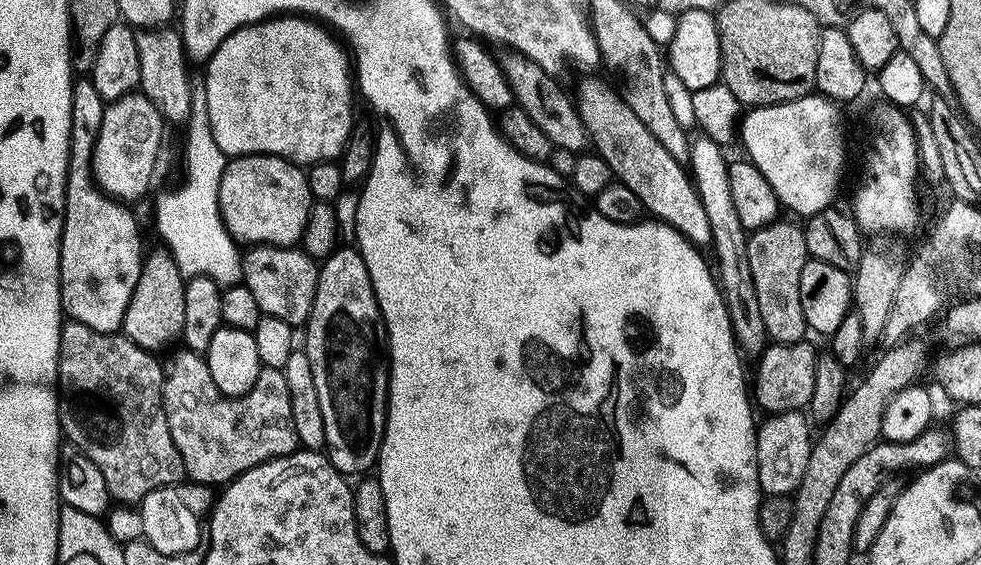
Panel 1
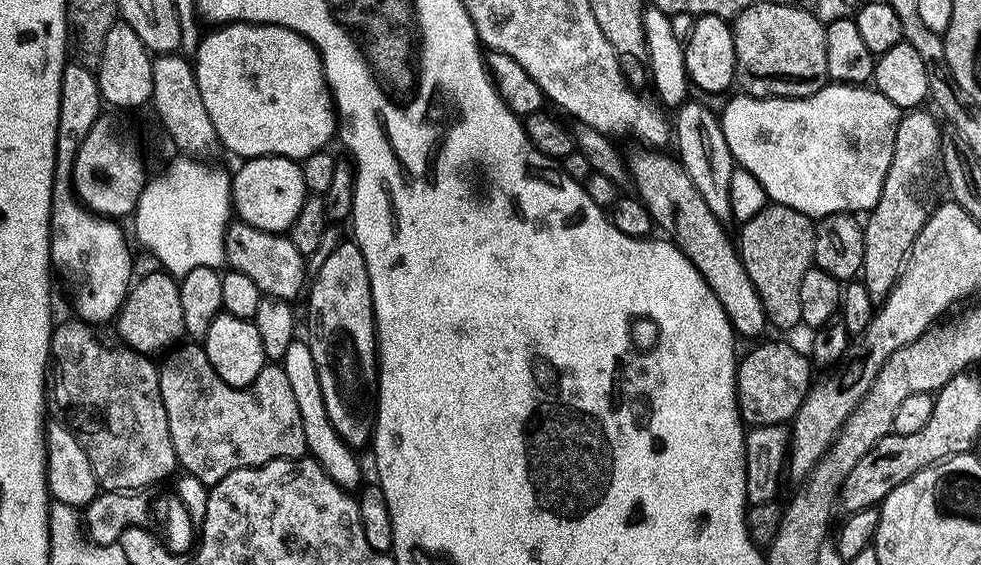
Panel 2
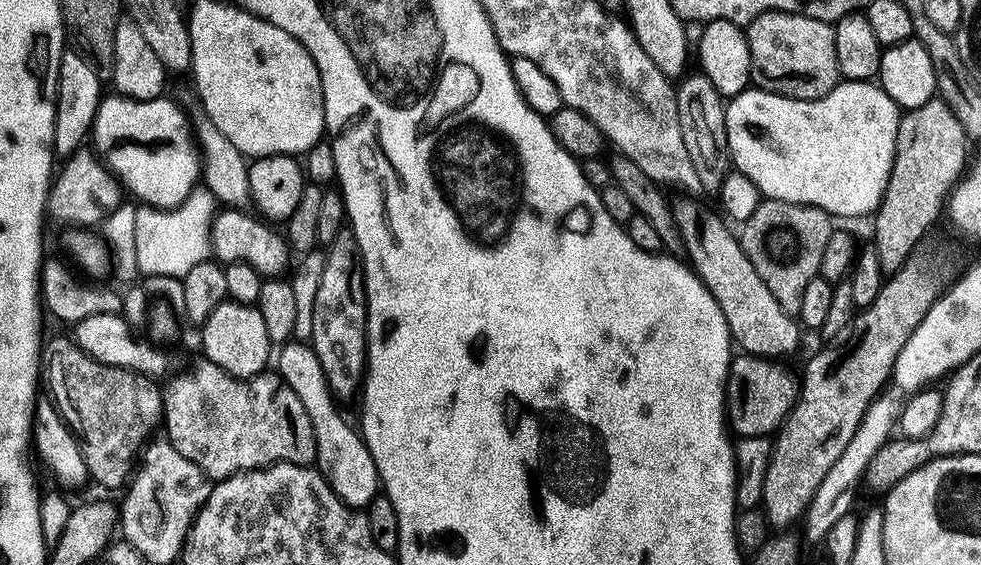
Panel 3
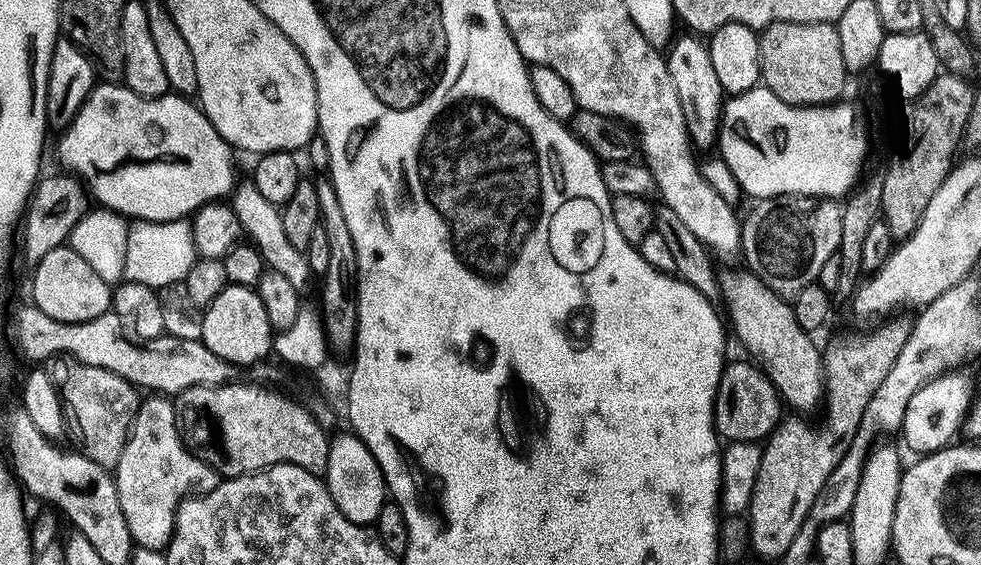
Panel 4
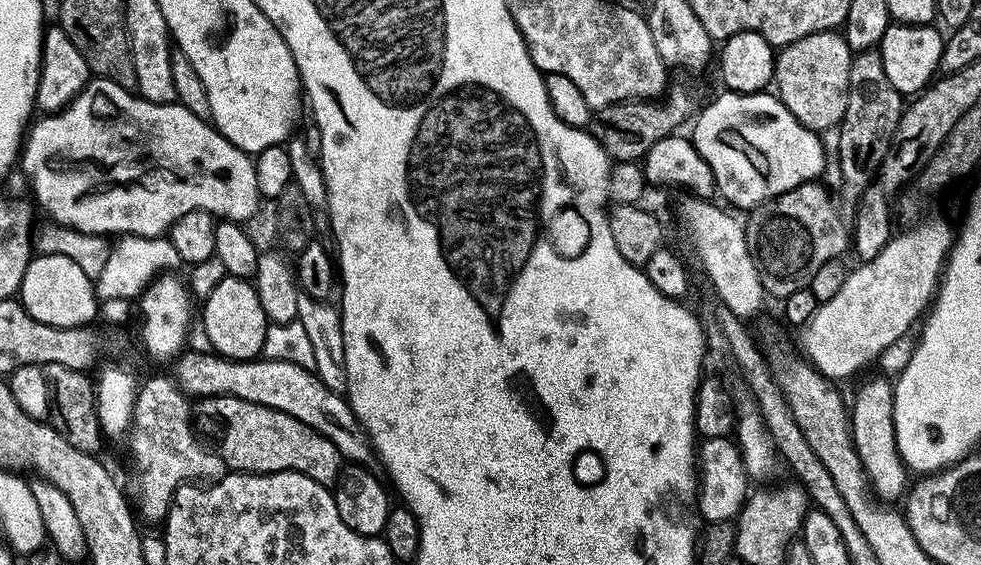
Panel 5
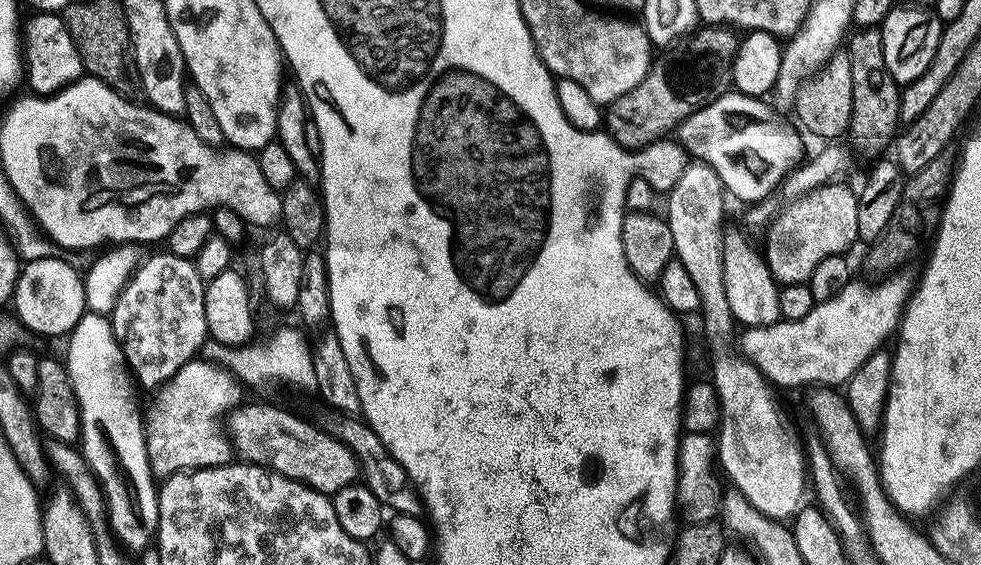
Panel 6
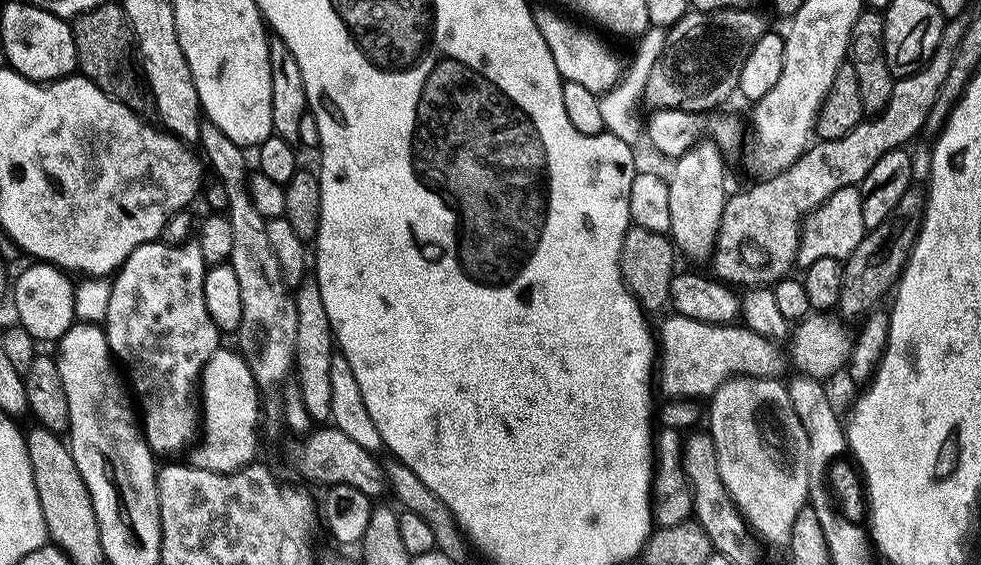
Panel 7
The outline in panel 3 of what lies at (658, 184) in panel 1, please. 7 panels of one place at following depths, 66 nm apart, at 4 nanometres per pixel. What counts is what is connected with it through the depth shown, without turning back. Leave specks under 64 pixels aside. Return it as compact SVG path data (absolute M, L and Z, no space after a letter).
M692 204L677 207L674 213L686 254L692 258L691 267L710 290L714 302L718 302L733 341L739 347L741 344L747 355L768 361L780 362L784 360L783 356L794 355L800 348L801 325L778 306L778 300L770 294L770 286L758 278L758 270L754 270L754 262L746 258L746 250L742 250L737 233L732 233L716 216L704 216L700 220L700 212Z

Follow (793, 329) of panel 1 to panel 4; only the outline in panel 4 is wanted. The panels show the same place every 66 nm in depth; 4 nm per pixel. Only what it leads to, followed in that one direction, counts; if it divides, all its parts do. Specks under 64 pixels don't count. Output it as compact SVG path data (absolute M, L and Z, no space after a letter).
M782 196L774 200L761 200L742 224L742 256L748 259L751 275L759 278L774 294L789 302L803 294L820 279L826 262L837 259L842 246L842 218L844 209L835 200L814 197Z

